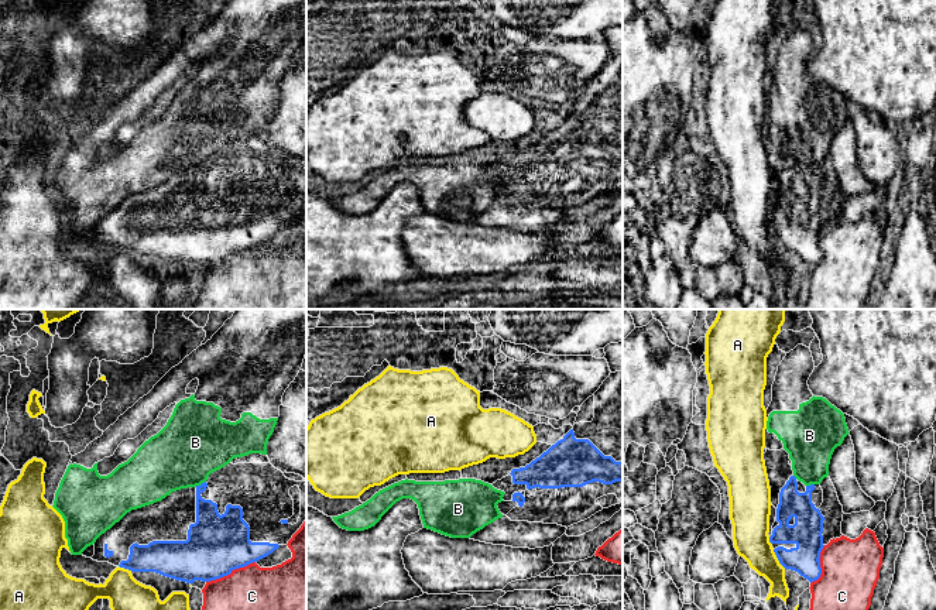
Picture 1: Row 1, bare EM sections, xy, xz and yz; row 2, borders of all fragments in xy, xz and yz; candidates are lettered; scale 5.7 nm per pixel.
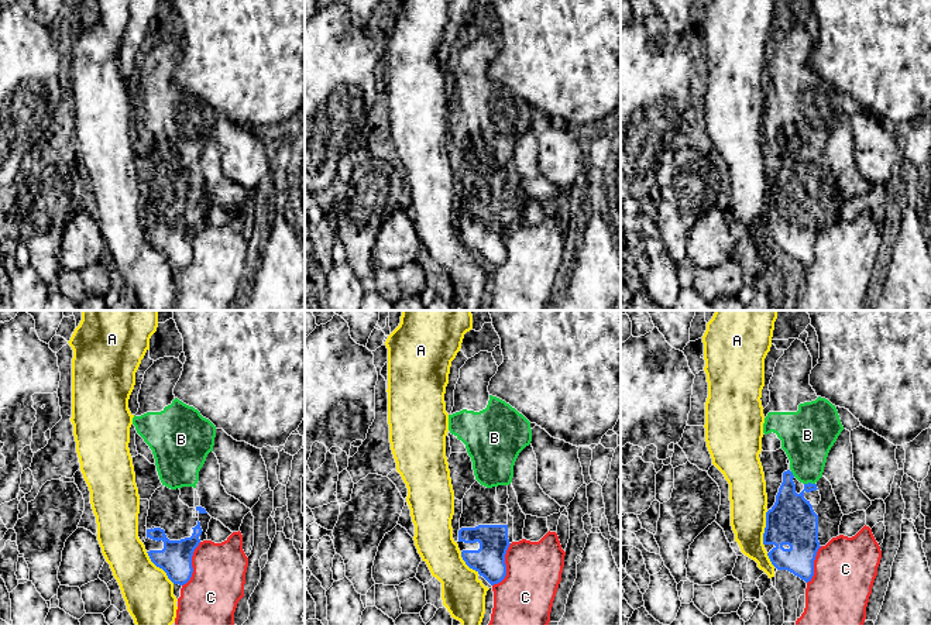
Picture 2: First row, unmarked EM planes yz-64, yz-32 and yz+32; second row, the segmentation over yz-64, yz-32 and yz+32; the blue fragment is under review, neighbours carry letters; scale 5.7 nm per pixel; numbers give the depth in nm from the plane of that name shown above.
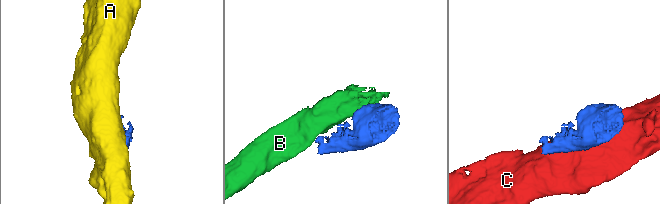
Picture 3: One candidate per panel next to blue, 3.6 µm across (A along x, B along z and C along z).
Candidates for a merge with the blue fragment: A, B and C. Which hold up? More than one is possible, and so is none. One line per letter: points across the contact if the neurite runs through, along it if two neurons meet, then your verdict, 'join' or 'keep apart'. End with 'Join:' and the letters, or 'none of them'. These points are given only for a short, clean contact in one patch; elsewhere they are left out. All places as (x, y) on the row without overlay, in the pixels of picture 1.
A: keep apart
B: keep apart
C: keep apart
Join: none of them

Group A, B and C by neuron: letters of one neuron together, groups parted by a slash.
A / B / C

